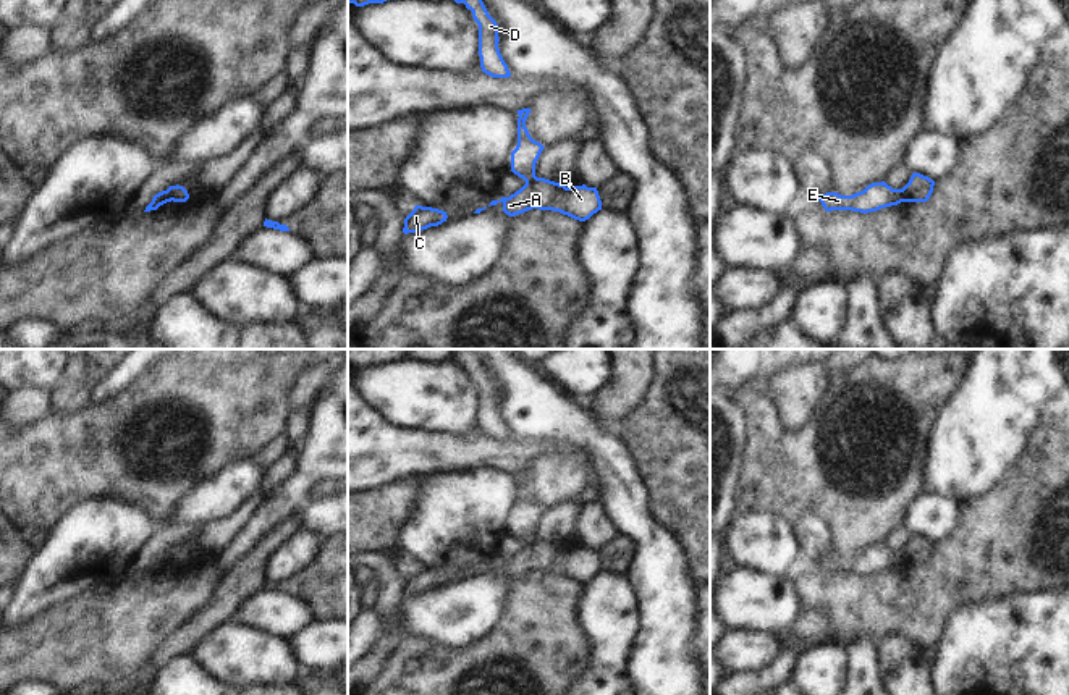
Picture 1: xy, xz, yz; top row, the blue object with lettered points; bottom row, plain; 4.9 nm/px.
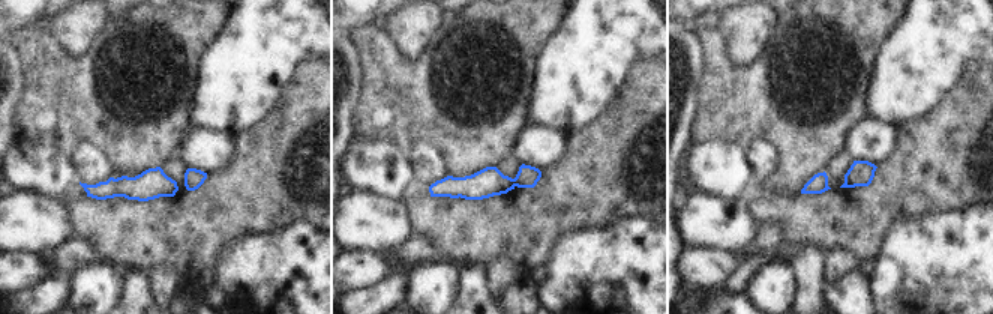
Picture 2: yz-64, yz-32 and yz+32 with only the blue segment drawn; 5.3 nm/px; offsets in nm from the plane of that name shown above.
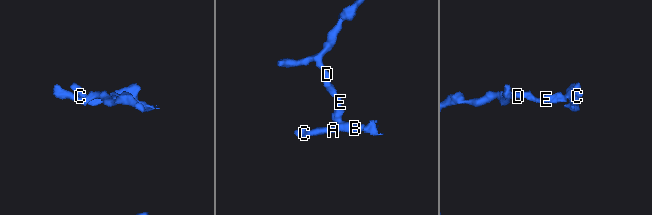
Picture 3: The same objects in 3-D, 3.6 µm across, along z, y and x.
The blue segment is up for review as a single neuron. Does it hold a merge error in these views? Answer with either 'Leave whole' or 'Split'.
Split.

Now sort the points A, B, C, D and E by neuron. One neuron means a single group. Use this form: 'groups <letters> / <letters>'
groups A B C / D E

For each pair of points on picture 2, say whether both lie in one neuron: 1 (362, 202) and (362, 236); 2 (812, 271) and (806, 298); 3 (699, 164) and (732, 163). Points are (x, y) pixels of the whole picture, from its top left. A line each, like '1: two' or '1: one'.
1: one
2: one
3: one

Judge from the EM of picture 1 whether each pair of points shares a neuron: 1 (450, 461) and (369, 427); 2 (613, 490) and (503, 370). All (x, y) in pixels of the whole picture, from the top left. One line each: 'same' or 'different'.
1: same
2: same

